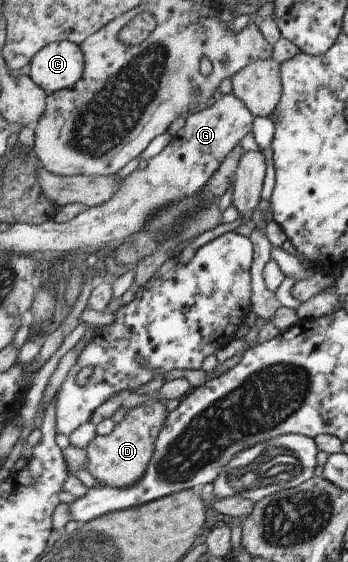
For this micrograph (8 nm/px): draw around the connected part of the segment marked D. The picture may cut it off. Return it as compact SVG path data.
M149 401L147 405L126 411L126 416L105 436L95 435L83 447L86 452L86 471L104 487L130 487L139 481L148 465L154 442L165 421L164 404Z

